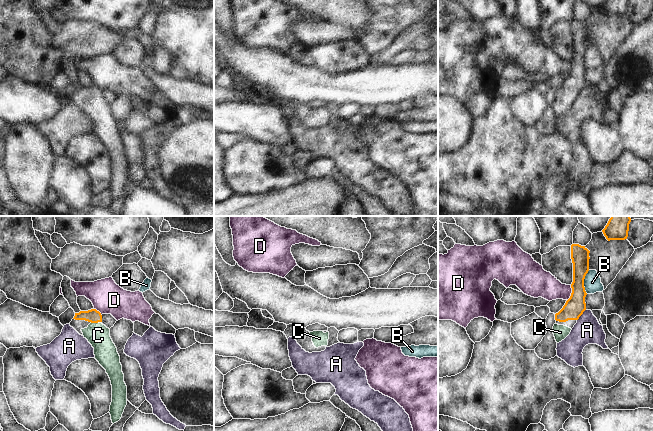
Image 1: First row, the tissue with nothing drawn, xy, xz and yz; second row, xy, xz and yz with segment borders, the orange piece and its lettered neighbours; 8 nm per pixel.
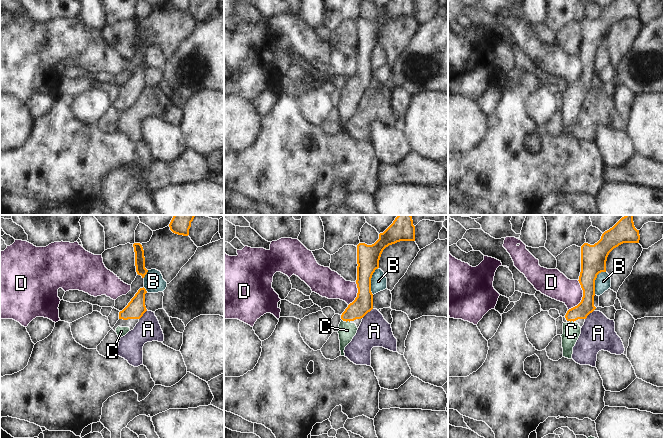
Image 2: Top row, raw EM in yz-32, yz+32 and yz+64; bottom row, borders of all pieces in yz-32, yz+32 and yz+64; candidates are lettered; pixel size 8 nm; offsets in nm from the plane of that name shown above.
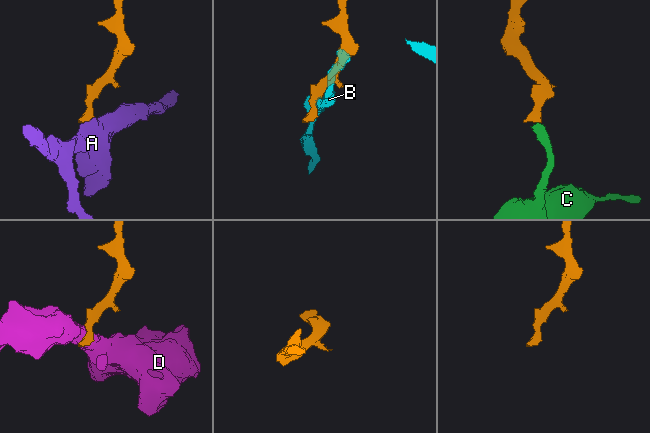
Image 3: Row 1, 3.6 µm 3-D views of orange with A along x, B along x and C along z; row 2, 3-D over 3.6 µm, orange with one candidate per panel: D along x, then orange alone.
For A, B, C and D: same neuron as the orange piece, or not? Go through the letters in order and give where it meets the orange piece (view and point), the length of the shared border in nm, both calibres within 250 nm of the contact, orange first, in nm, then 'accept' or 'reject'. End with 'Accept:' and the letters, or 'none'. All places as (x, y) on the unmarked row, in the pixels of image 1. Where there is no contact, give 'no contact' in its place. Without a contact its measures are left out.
A: contact yz (581, 90); length 120 nm; calibres 160 and 220 nm; reject
B: contact yz (583, 58); length 190 nm; calibres 160 and 140 nm; reject
C: contact xy (94, 98); length 60 nm; calibres 110 and 190 nm; accept
D: contact yz (571, 69); length 130 nm; calibres 160 and 220 nm; reject
Accept: C

